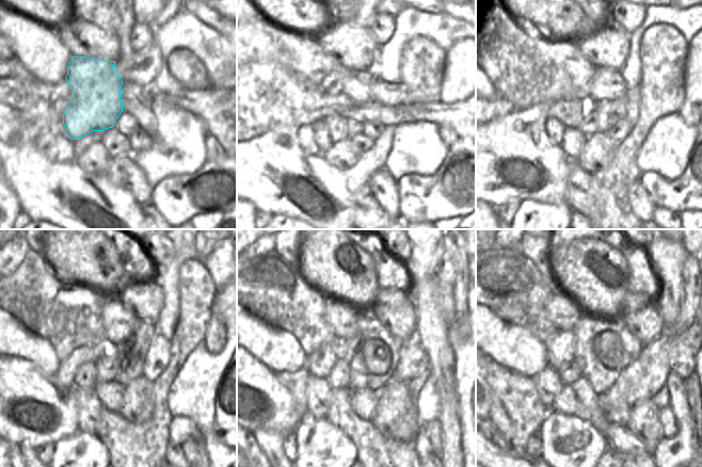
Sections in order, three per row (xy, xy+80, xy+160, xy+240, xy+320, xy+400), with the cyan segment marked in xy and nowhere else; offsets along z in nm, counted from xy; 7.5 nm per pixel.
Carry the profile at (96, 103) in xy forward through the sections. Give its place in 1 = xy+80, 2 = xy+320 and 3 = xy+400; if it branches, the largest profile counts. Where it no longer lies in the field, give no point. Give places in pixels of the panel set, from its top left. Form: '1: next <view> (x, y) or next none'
1: next xy+80 (320, 131)
2: next xy+320 (365, 401)
3: next xy+400 (619, 415)

